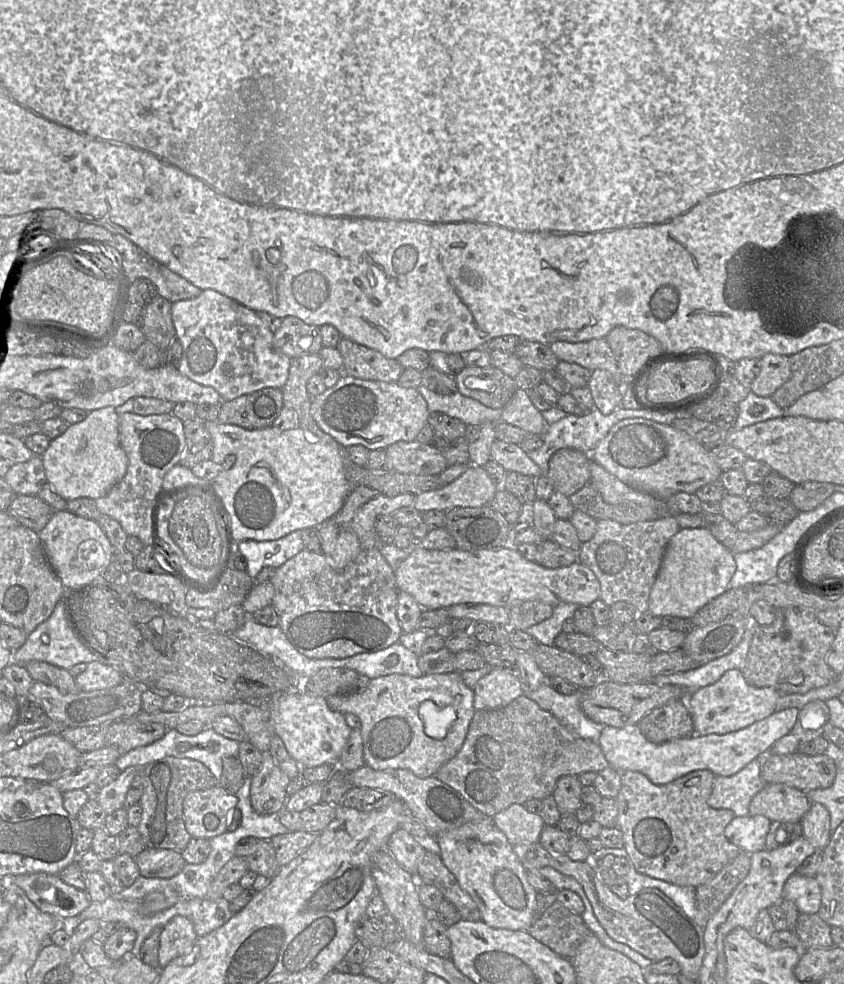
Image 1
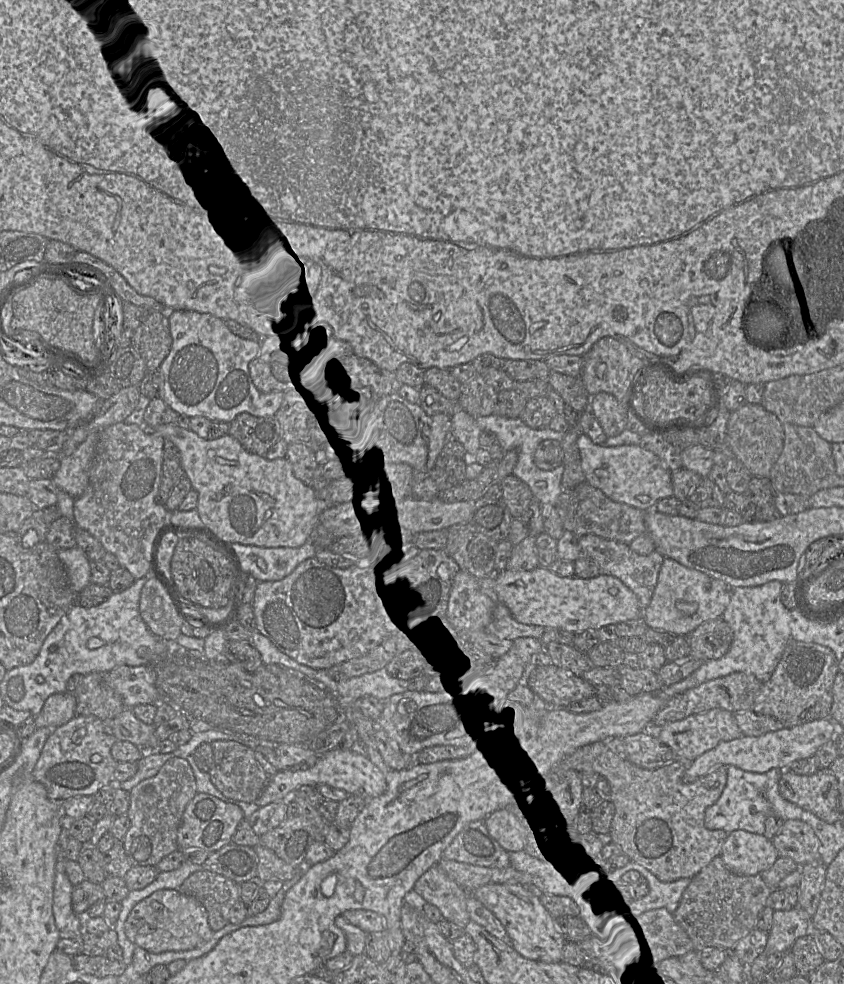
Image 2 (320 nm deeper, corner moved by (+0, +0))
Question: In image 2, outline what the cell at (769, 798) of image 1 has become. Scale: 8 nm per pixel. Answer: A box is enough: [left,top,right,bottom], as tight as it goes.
[771,820,820,867]

